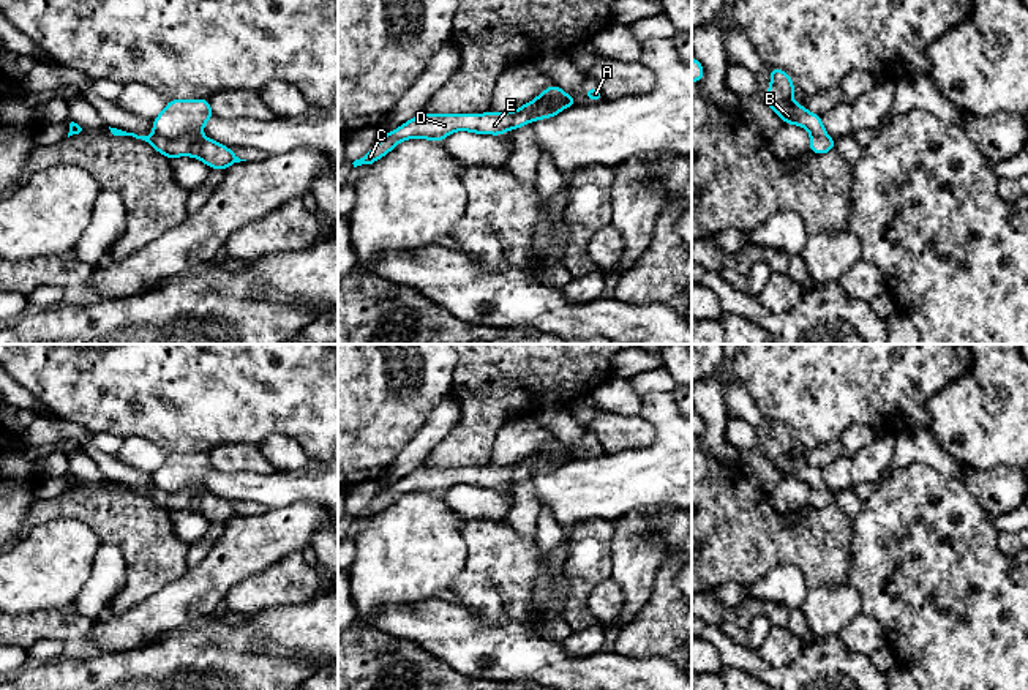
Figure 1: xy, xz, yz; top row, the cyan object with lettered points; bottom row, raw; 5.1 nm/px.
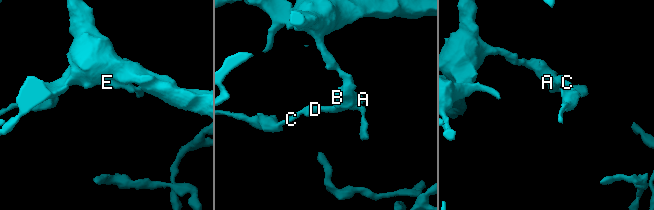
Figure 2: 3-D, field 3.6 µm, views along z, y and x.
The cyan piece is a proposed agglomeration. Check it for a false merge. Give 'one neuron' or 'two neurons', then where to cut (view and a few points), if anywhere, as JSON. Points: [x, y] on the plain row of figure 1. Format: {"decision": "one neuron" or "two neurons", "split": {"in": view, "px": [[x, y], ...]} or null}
{"decision": "one neuron", "split": null}

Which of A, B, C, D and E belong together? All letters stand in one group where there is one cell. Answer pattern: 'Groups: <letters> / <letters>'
Groups: A B C D E

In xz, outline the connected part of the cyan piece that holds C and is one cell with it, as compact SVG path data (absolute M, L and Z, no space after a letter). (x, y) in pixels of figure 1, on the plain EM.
M546 441L534 455L510 466L486 467L418 467L384 491L354 521L373 518L392 505L404 493L430 493L442 496L453 485L472 485L475 488L502 489L505 485L521 482L529 475L551 472L568 459L578 458L576 452L567 448L561 441Z

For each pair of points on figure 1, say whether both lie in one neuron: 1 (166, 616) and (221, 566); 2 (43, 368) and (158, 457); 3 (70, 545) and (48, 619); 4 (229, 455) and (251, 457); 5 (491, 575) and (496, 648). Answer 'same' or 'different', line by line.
1: same
2: different
3: different
4: same
5: different

